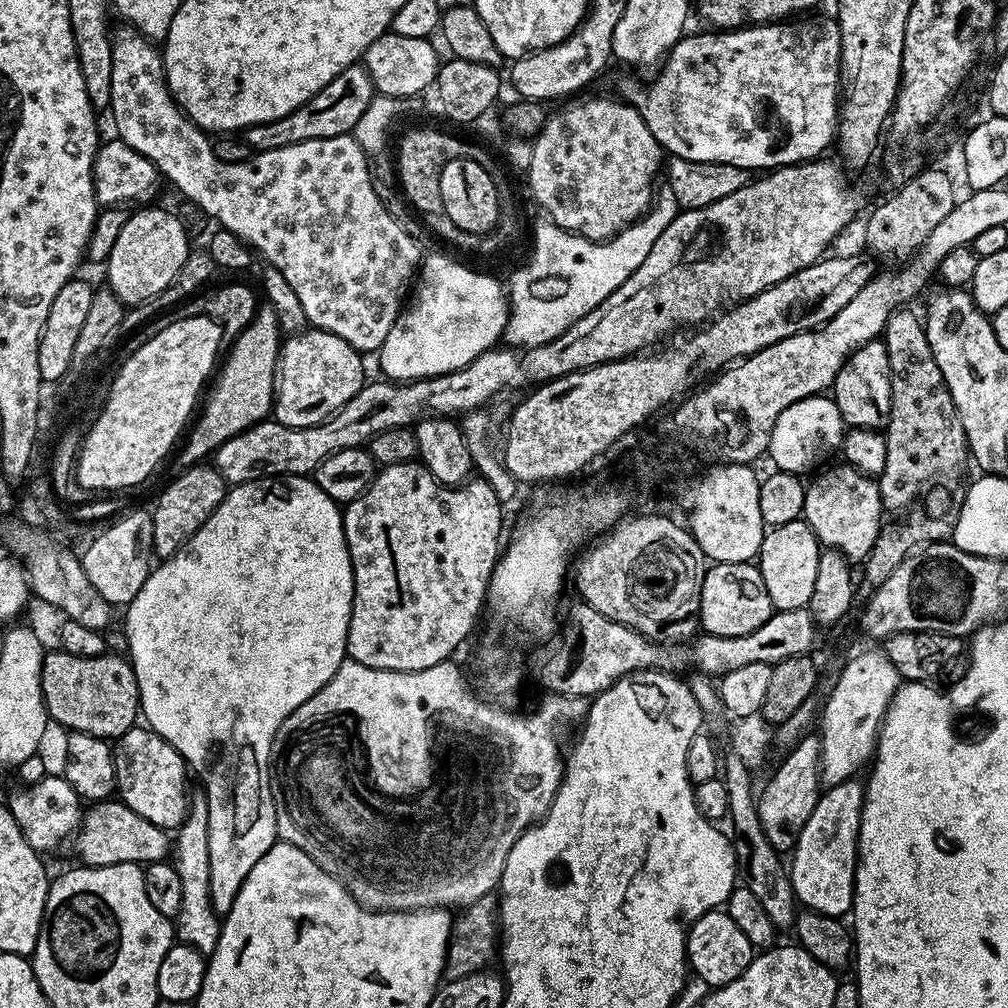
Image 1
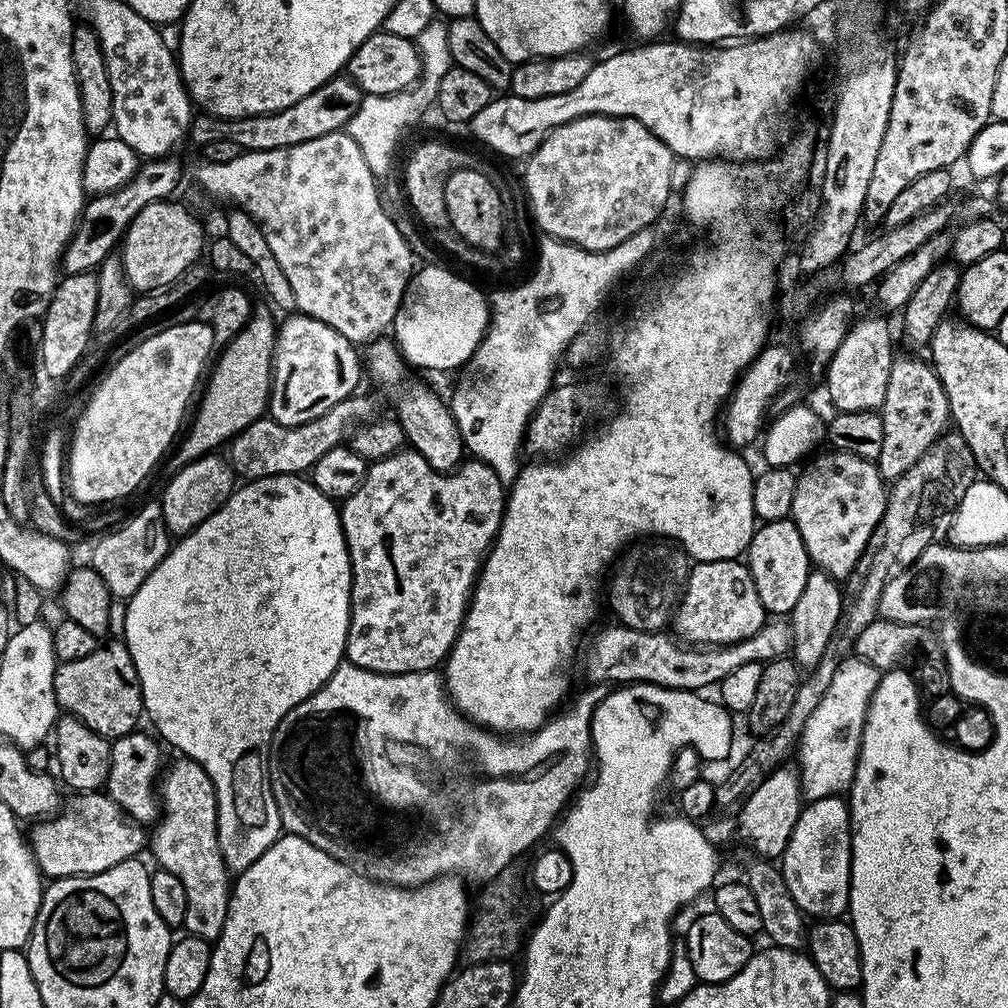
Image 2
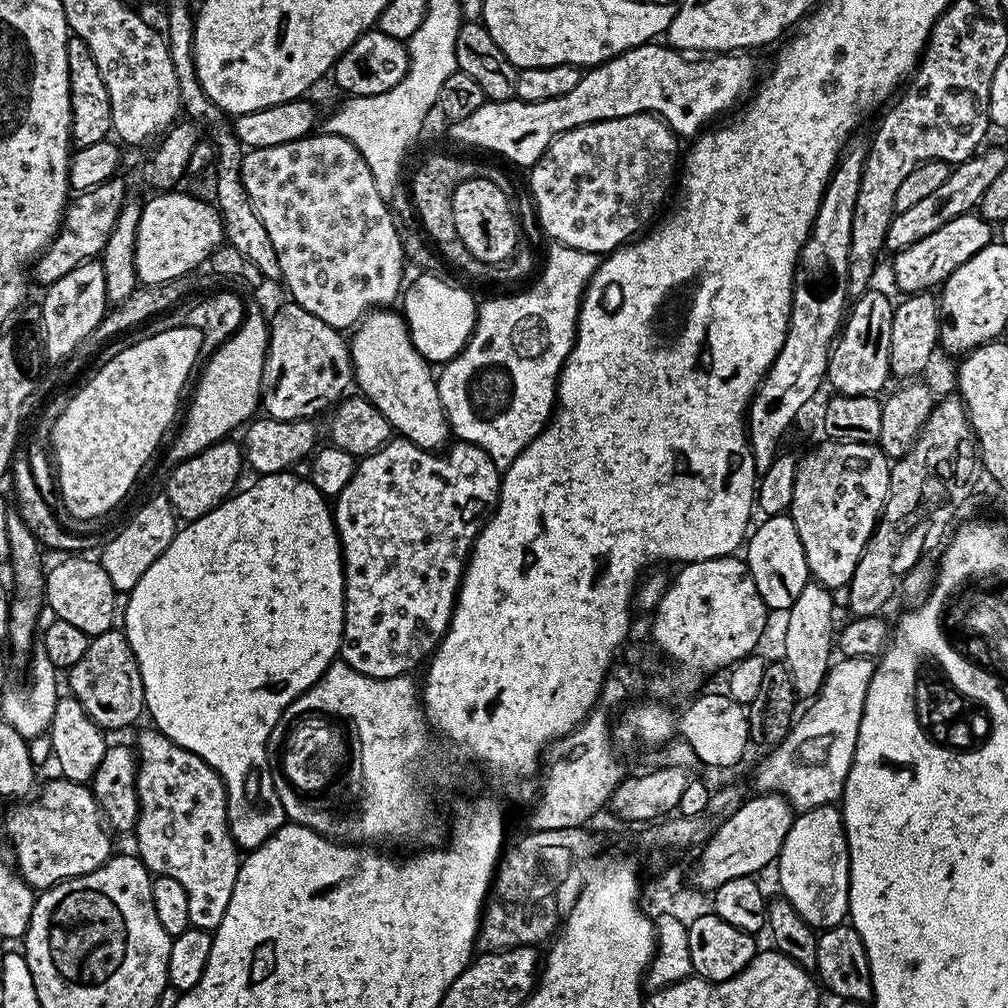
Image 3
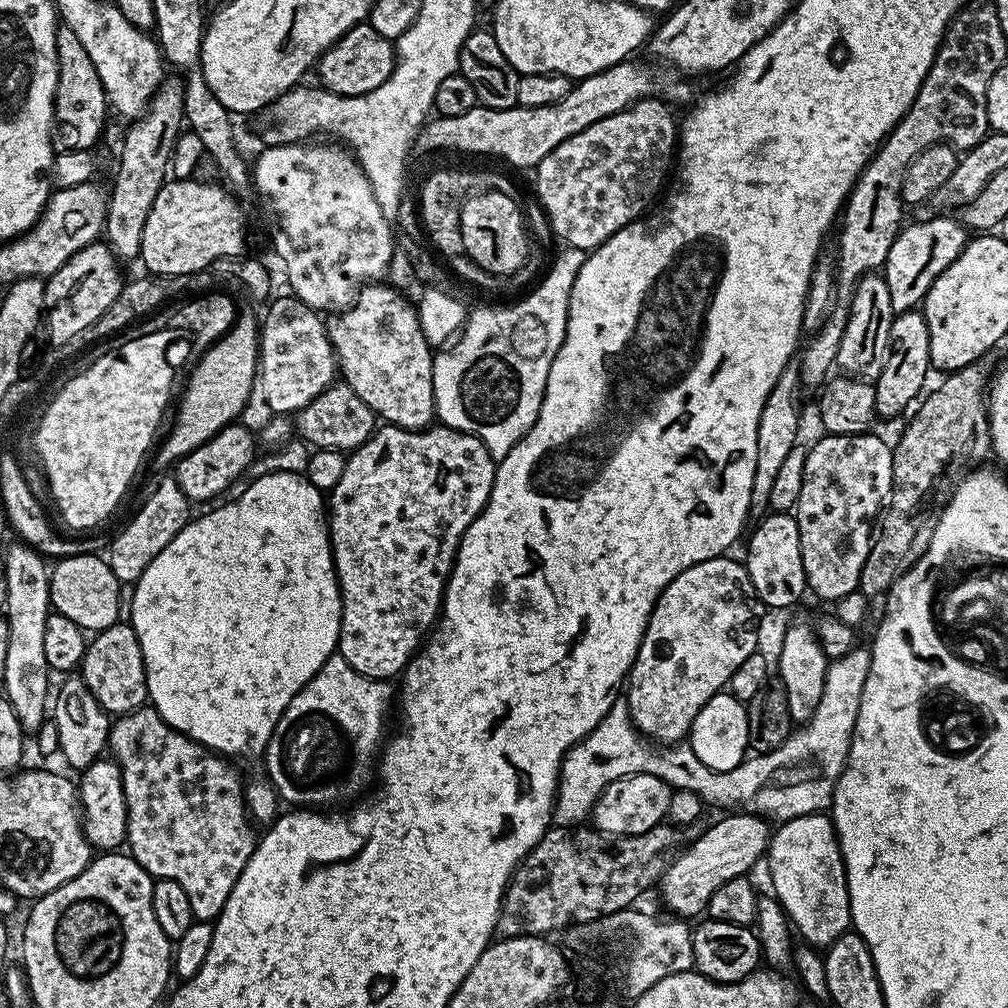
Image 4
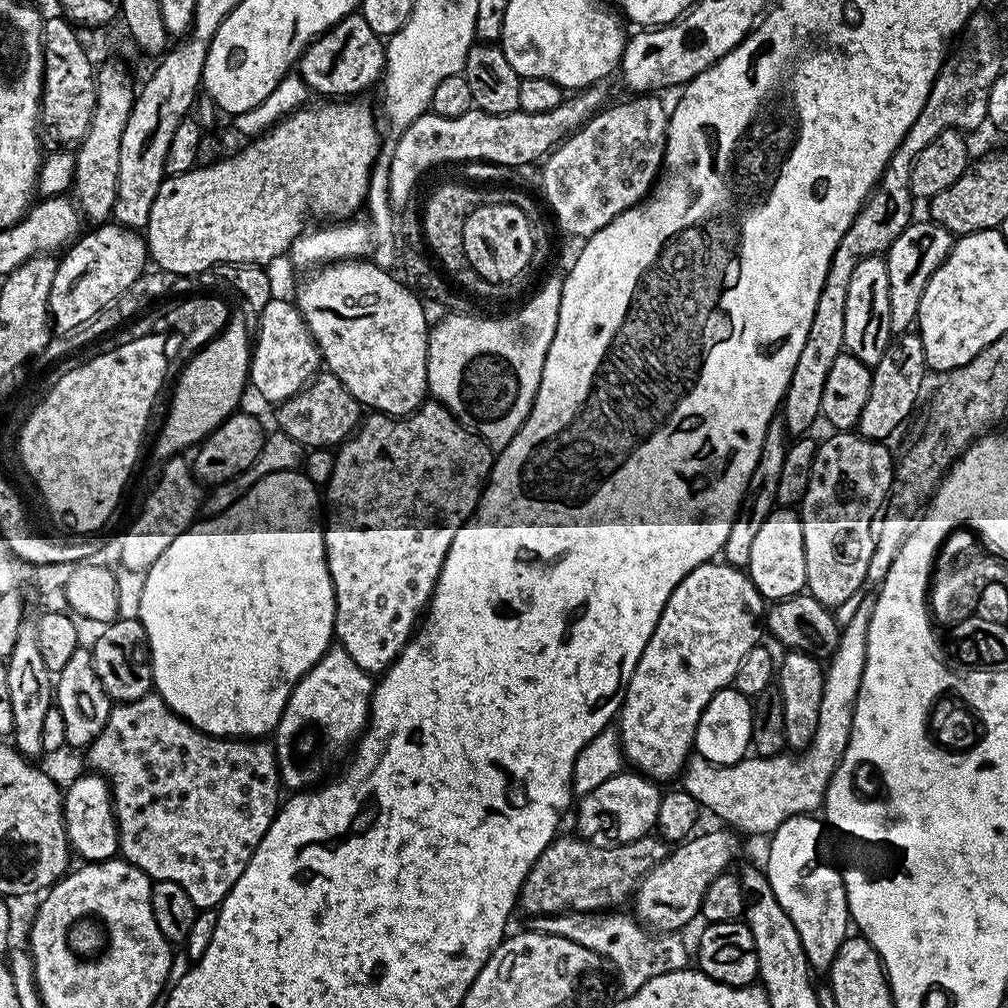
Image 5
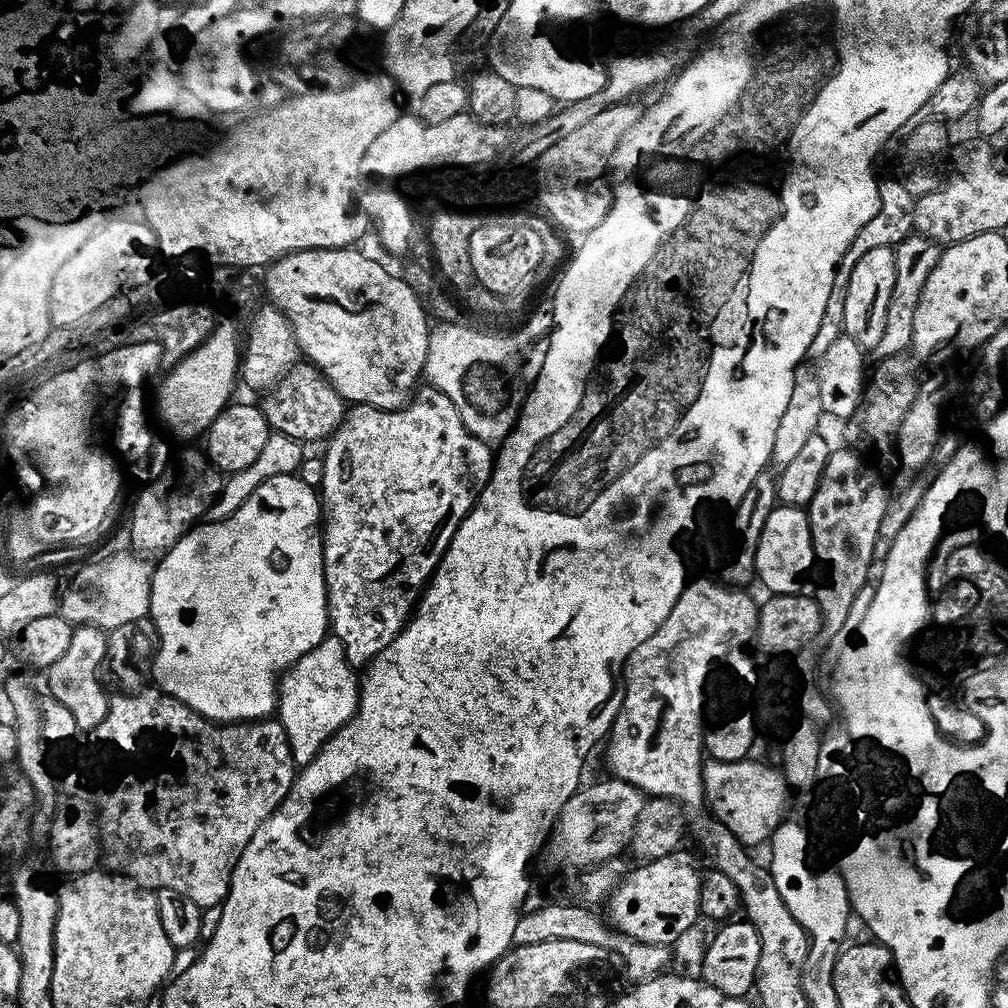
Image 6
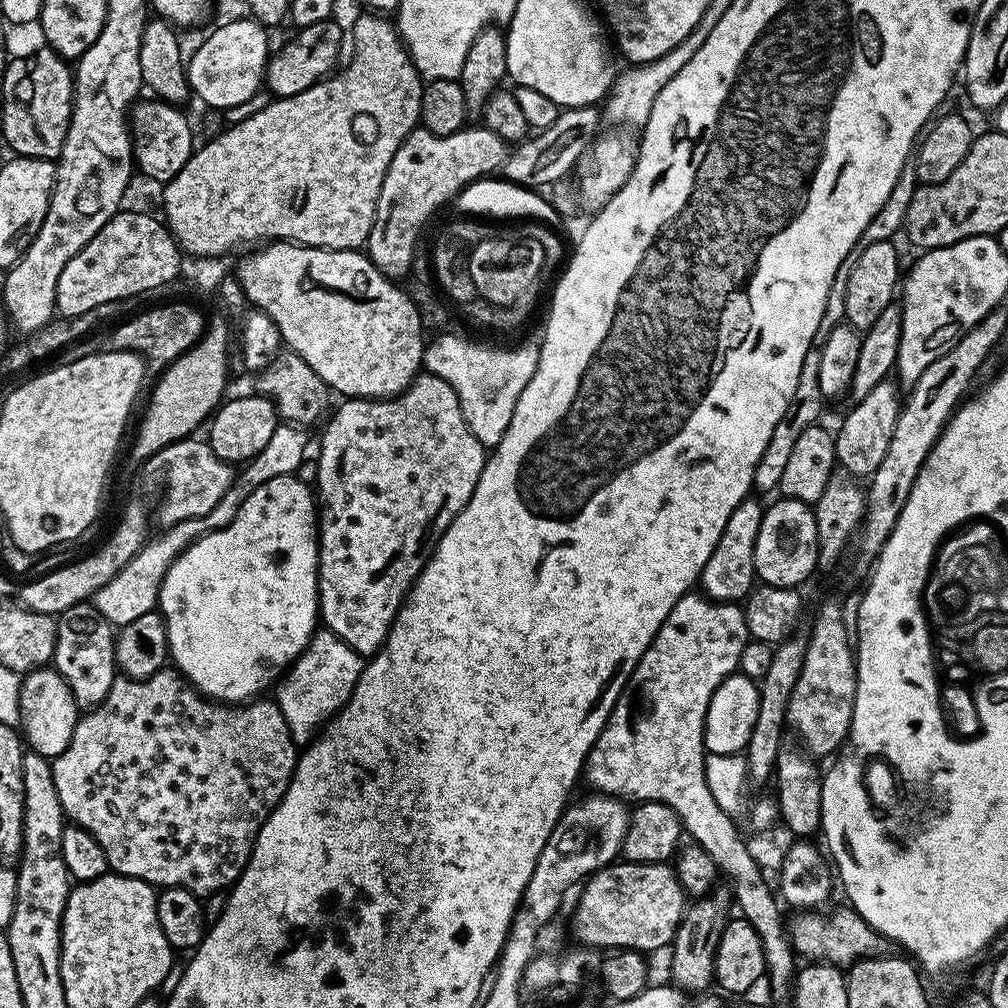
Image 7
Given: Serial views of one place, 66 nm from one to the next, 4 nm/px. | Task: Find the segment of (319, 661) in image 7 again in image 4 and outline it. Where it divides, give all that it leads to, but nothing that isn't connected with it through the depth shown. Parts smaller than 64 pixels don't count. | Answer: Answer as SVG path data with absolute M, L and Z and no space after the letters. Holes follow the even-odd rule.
M338 654L330 657L318 670L318 674L314 674L314 678L310 678L310 682L306 682L306 686L302 686L302 690L298 690L298 694L294 694L290 706L286 706L286 710L278 718L278 722L274 726L274 734L270 738L268 747L262 757L262 763L268 767L269 777L267 776L267 779L276 789L279 799L283 803L285 800L288 806L328 806L324 804L344 804L347 800L352 799L352 801L355 801L357 799L355 796L367 786L368 775L371 772L373 775L373 760L381 747L382 737L385 735L384 715L388 712L388 699L391 696L393 699L394 688L391 683L371 680L362 674L358 674L358 670L354 670L350 666L350 662L346 662L346 658L342 658ZM310 712L322 712L322 714L326 712L326 714L332 716L332 720L350 736L352 744L356 746L358 764L352 766L350 780L344 780L340 786L332 786L332 788L326 788L326 790L304 792L302 788L294 788L292 784L288 786L284 756L290 754L288 742L290 742L292 726L298 724L298 720L304 718Z

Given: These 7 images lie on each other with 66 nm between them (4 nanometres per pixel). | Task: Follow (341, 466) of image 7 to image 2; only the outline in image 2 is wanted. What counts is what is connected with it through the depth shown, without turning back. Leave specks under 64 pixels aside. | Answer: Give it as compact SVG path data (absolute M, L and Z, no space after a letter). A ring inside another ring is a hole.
M401 450L390 454L390 458L371 461L368 473L364 476L362 486L354 490L339 505L340 525L344 531L344 541L348 547L348 557L352 563L352 612L348 616L348 633L344 655L347 663L358 666L362 670L381 672L387 676L397 676L407 672L431 672L439 669L448 658L449 650L460 633L464 615L468 612L468 601L472 598L472 590L476 586L476 578L480 575L480 567L484 564L489 548L492 547L496 535L500 533L500 523L504 517L506 503L506 485L482 461L468 458L460 467L450 472L436 472L422 454L411 450Z

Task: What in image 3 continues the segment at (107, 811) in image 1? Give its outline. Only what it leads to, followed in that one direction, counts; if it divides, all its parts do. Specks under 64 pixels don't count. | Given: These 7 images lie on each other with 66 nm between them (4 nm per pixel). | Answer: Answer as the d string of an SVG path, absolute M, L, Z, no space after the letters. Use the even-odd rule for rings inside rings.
M55 779L50 781L44 789L43 787L39 789L40 800L28 798L17 803L20 805L4 820L4 832L8 835L9 842L12 843L13 854L16 855L15 871L20 873L21 878L33 890L52 888L64 880L90 874L102 867L106 861L111 860L114 855L111 840L113 837L106 827L104 817L100 815L100 807L91 787L73 780Z

